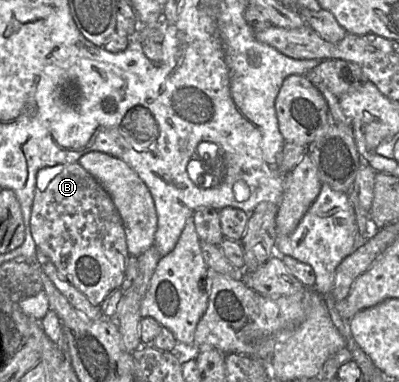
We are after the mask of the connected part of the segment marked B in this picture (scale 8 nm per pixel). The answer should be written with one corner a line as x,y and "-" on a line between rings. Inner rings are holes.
79,162
39,170
32,206
31,232
37,247
50,257
59,272
84,293
93,305
100,306
112,291
123,284
130,253
122,218
110,194

